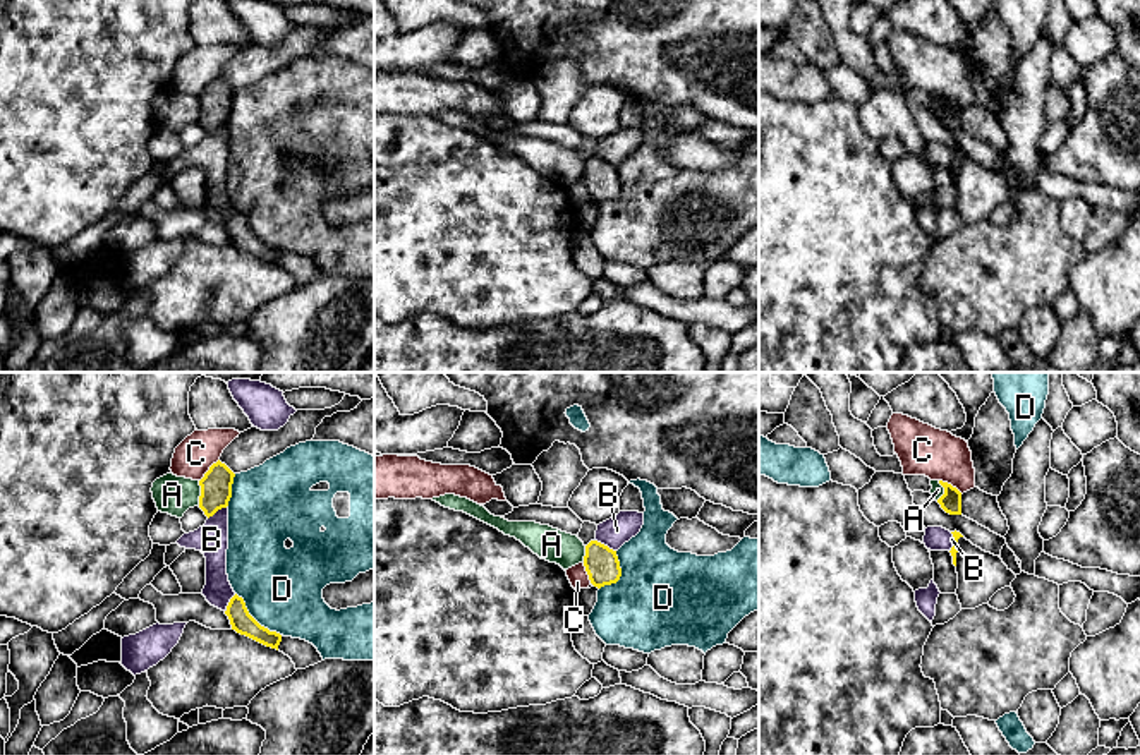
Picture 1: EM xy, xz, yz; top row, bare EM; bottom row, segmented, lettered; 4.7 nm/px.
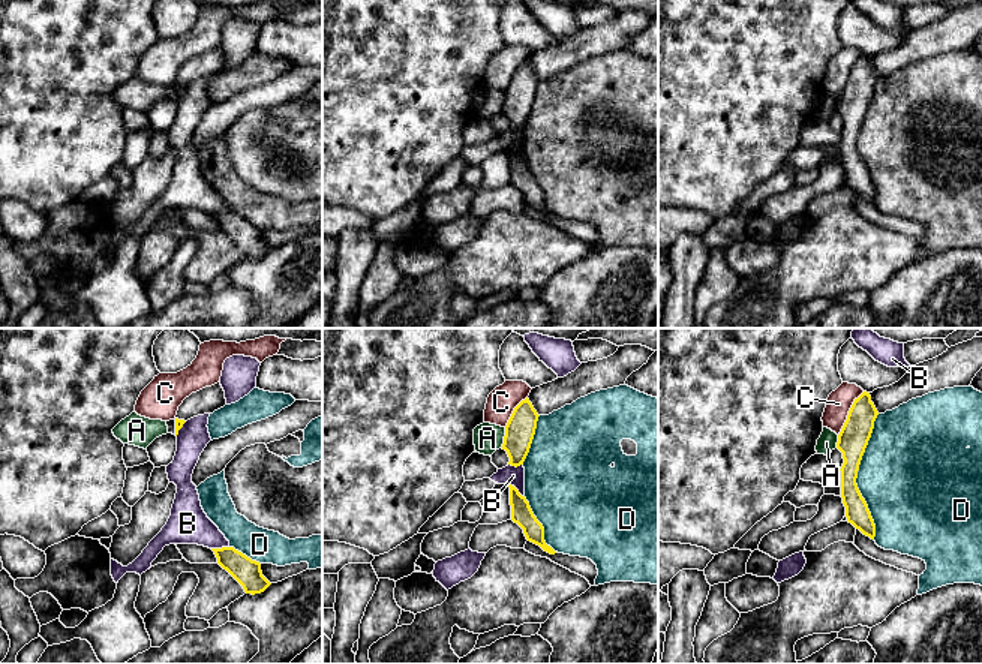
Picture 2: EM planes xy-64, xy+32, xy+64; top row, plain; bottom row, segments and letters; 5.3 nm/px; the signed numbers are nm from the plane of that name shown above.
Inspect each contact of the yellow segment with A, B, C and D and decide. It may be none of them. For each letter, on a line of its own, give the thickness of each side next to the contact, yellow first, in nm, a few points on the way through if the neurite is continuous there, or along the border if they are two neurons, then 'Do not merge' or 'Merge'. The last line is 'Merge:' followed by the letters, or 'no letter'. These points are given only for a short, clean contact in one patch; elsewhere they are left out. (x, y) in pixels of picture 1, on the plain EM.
A: Thickness 140 nm (yellow) against 180 nm. Boundary: xy (198, 96), (200, 120). Do not merge
B: Thickness 160 nm (yellow) against 140 nm. Do not merge
C: Thickness 140 nm (yellow) against 180 nm. Boundary: xy (218, 74), (200, 96). Do not merge
D: Thickness 100 nm (yellow) against 380 nm. Do not merge
Merge: no letter

